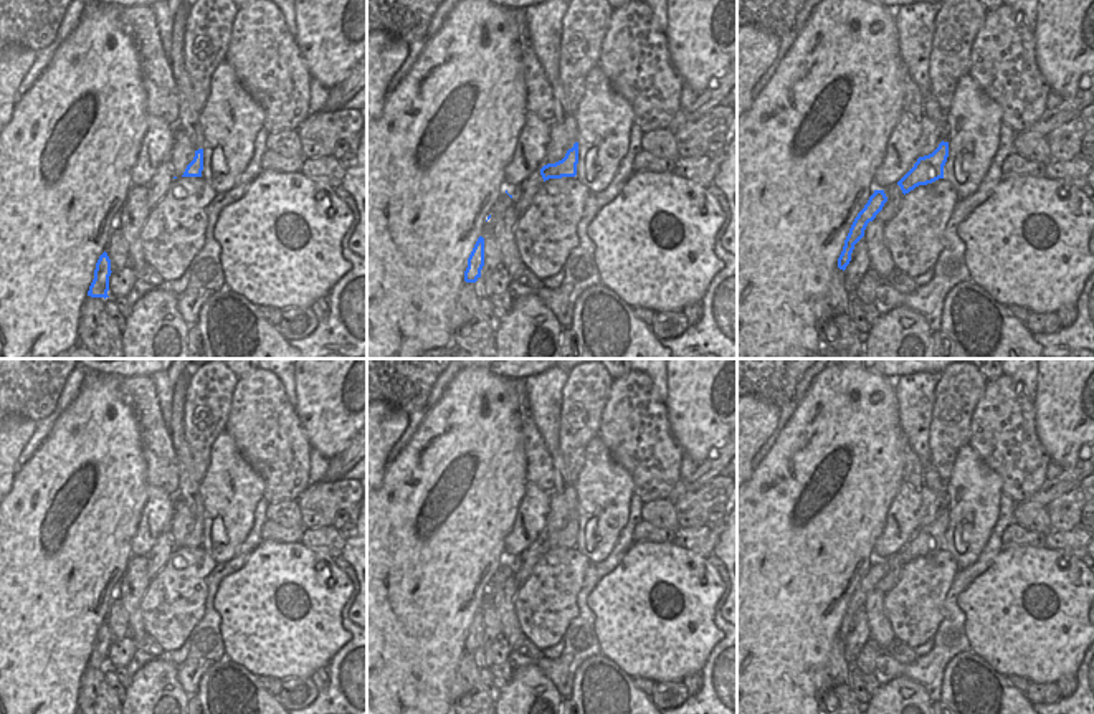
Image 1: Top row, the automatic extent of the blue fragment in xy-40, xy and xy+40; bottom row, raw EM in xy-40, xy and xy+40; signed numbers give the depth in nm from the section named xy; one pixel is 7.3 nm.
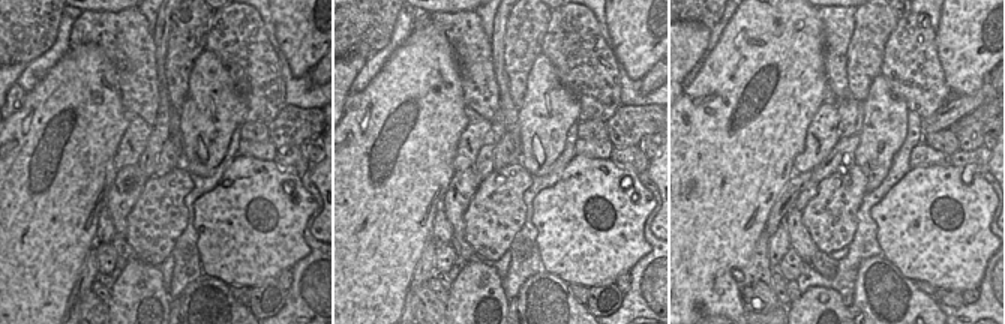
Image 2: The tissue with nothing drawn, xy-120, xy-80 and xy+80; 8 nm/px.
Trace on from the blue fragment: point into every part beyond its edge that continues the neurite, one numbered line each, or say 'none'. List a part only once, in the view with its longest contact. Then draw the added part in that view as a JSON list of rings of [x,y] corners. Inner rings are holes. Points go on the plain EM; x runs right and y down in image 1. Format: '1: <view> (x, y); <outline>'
1: xy (562, 485); [[[560,450],[550,456],[552,456],[552,468],[554,468],[554,493],[560,494],[565,499],[567,519],[572,519],[573,514],[578,512],[577,491],[567,474]]]

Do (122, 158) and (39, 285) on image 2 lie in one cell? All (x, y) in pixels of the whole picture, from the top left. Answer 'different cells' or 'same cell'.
different cells

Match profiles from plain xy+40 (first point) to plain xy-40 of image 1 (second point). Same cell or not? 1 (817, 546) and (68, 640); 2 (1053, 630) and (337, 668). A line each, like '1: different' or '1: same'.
1: same
2: different

